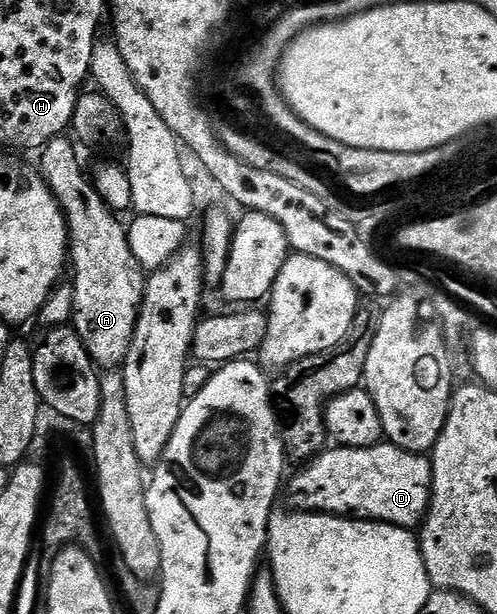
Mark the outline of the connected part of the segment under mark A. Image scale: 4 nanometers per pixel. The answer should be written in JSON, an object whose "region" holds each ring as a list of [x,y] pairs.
{"region":[[[62,135],[51,139],[45,144],[44,149],[40,150],[39,157],[41,157],[41,166],[39,166],[39,172],[41,178],[49,184],[49,190],[57,196],[57,200],[61,202],[61,210],[65,212],[65,221],[69,225],[69,251],[71,254],[71,273],[73,269],[73,278],[71,278],[71,284],[74,289],[74,307],[73,318],[71,320],[71,326],[75,332],[78,333],[79,339],[83,341],[83,347],[90,353],[90,359],[94,364],[105,371],[113,371],[118,367],[124,366],[127,359],[127,351],[131,347],[133,342],[133,336],[135,335],[135,327],[137,326],[137,320],[139,319],[139,311],[141,310],[141,304],[143,303],[143,295],[145,294],[145,283],[147,280],[147,273],[141,268],[141,265],[135,255],[132,254],[131,247],[128,243],[128,232],[126,226],[122,223],[116,212],[109,208],[106,201],[101,198],[99,191],[93,185],[92,180],[87,176],[87,169],[81,166],[81,161],[77,158],[78,146],[74,144],[72,140],[68,141],[68,136]]]}

